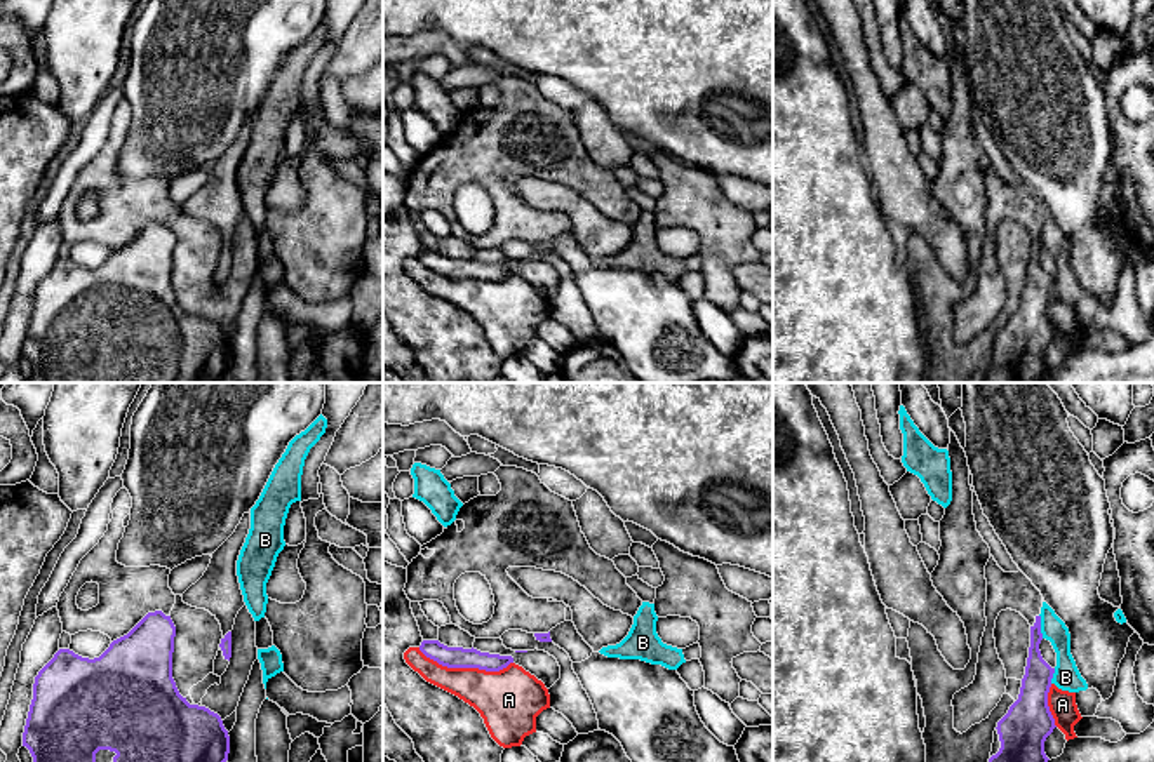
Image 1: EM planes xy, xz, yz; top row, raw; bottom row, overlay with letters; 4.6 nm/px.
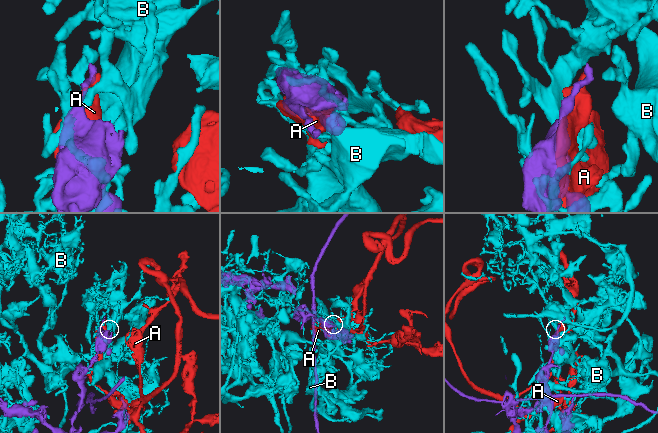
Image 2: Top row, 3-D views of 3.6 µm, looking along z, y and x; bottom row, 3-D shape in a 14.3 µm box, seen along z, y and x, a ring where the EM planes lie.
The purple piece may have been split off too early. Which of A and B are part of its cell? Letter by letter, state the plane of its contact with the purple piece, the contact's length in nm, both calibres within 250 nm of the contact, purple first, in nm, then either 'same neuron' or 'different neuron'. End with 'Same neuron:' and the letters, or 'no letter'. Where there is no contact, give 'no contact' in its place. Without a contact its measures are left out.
A: xz | 440 nm | 100/280 nm | different neuron
B: yz | 110 nm | 130/110 nm | different neuron
Same neuron: no letter

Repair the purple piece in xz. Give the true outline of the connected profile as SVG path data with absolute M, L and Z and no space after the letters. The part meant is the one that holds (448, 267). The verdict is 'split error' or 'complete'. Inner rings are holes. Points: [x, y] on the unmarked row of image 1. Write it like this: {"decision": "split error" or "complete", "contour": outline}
{"decision": "complete", "contour": "M423 251L419 261L447 278L479 278L486 282L500 282L513 273L512 266L480 263L477 259L447 257L439 251Z"}

